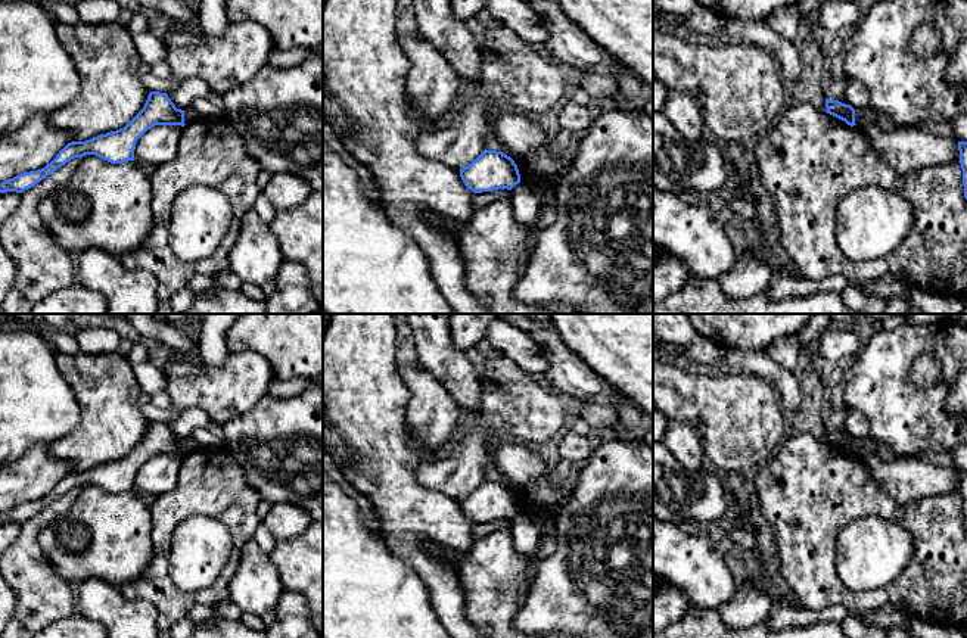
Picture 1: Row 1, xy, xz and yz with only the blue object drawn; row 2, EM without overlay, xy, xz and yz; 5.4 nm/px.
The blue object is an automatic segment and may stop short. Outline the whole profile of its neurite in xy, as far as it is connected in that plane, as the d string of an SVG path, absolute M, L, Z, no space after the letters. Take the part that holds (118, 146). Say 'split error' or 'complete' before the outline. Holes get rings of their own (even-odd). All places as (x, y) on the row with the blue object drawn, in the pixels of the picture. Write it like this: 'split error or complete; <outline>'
complete; M150 91L143 109L124 128L85 141L68 143L44 168L24 172L0 183L0 193L22 193L71 159L81 159L85 155L96 155L111 164L134 161L137 140L155 125L186 125L184 111L177 109L167 93Z

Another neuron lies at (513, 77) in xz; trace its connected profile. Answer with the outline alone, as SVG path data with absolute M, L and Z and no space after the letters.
M500 24L485 28L479 49L482 57L481 75L472 87L463 111L453 116L447 130L426 133L416 143L417 152L426 159L457 169L472 164L485 150L485 137L491 131L492 116L497 112L544 113L568 94L560 66L540 56L529 43L512 29Z

